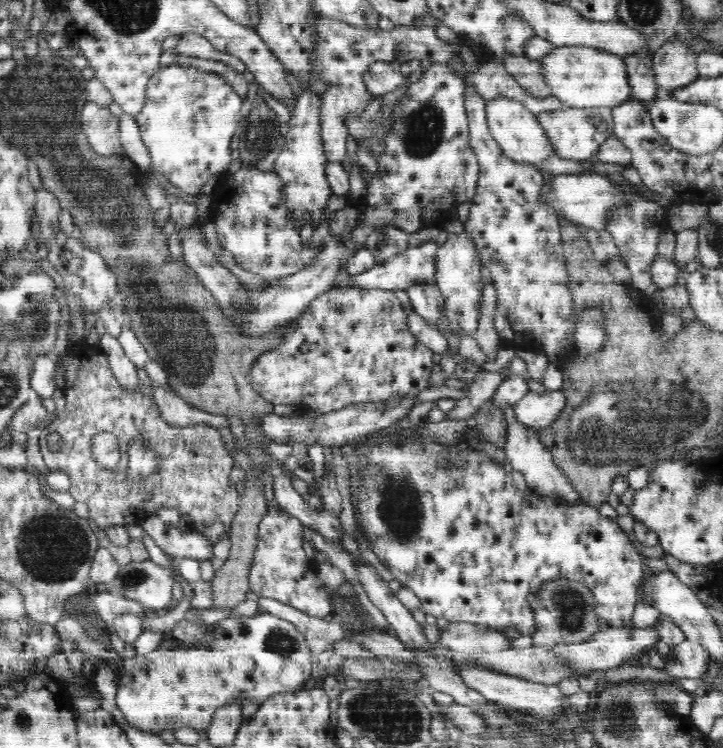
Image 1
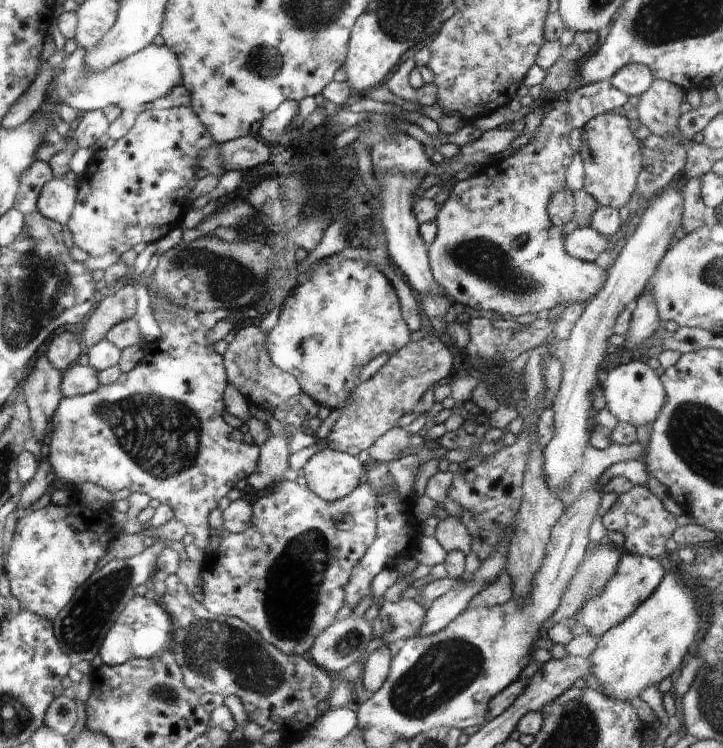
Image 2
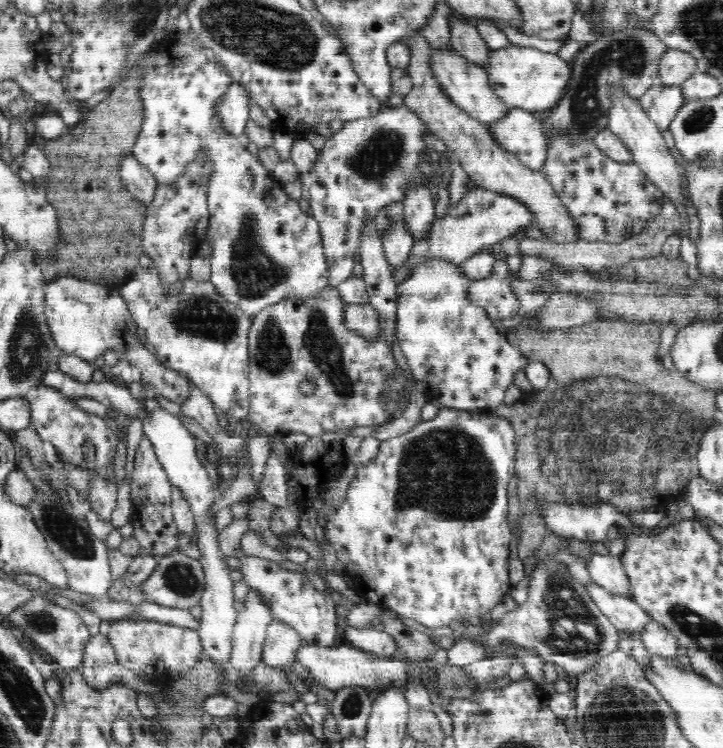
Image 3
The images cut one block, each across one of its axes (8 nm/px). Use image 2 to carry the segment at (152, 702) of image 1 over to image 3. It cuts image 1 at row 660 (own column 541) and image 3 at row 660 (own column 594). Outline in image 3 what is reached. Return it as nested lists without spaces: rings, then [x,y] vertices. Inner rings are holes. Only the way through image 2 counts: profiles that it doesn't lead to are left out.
[[[275,619],[267,629],[262,660],[269,667],[286,668],[295,661],[295,654],[303,644],[295,629]]]

